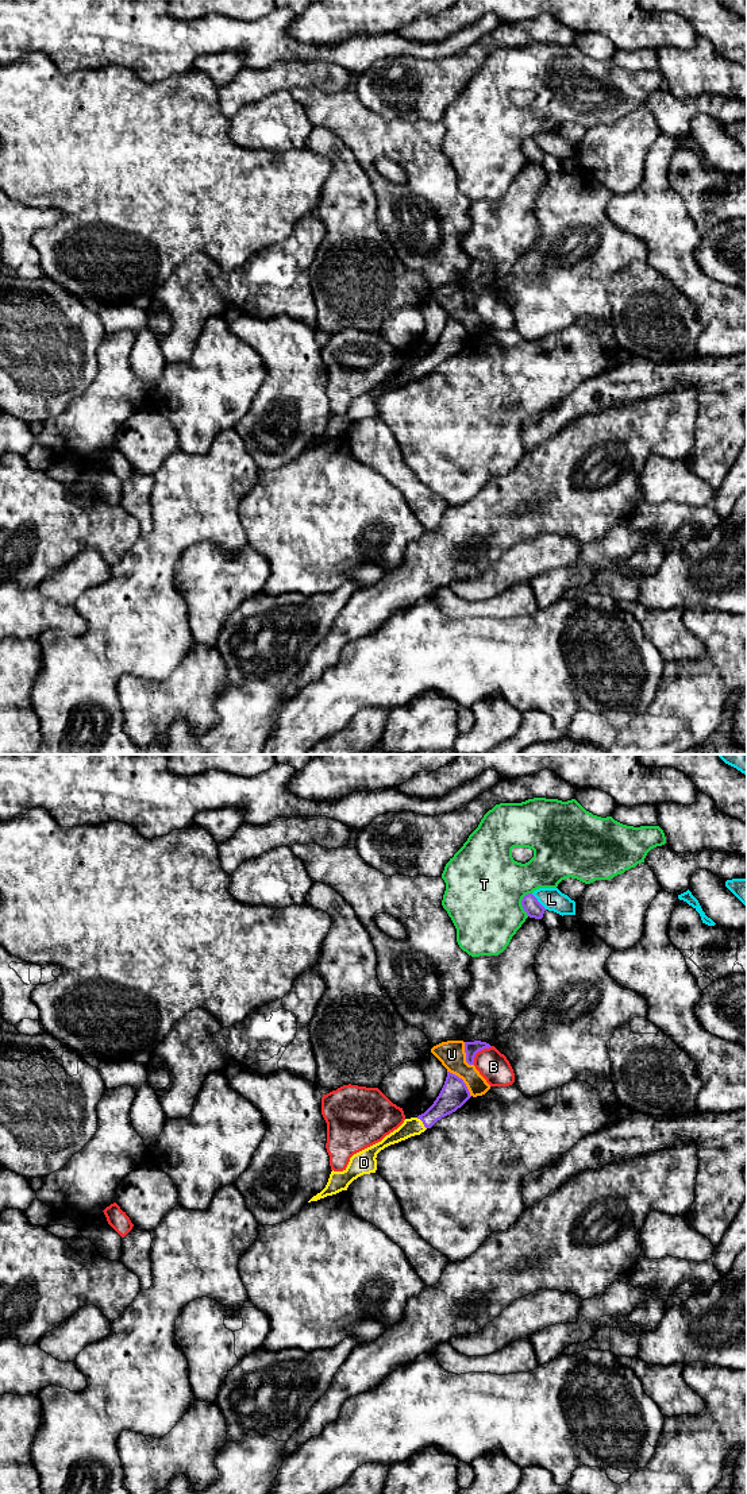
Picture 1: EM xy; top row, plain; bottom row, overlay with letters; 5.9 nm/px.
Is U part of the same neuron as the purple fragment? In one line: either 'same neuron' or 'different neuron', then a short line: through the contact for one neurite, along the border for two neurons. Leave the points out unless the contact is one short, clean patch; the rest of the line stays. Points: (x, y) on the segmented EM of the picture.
different neuron

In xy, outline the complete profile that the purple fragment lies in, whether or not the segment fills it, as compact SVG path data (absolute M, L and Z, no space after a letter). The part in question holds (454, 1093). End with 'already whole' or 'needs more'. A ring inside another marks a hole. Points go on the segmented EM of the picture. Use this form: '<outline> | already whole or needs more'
M447 1072L439 1096L424 1113L417 1117L405 1119L397 1130L386 1135L381 1142L354 1154L343 1171L332 1170L326 1188L308 1202L347 1190L349 1185L358 1177L376 1173L376 1158L381 1150L411 1136L420 1135L427 1128L431 1128L438 1120L461 1108L470 1097L470 1092L463 1080Z | needs more

